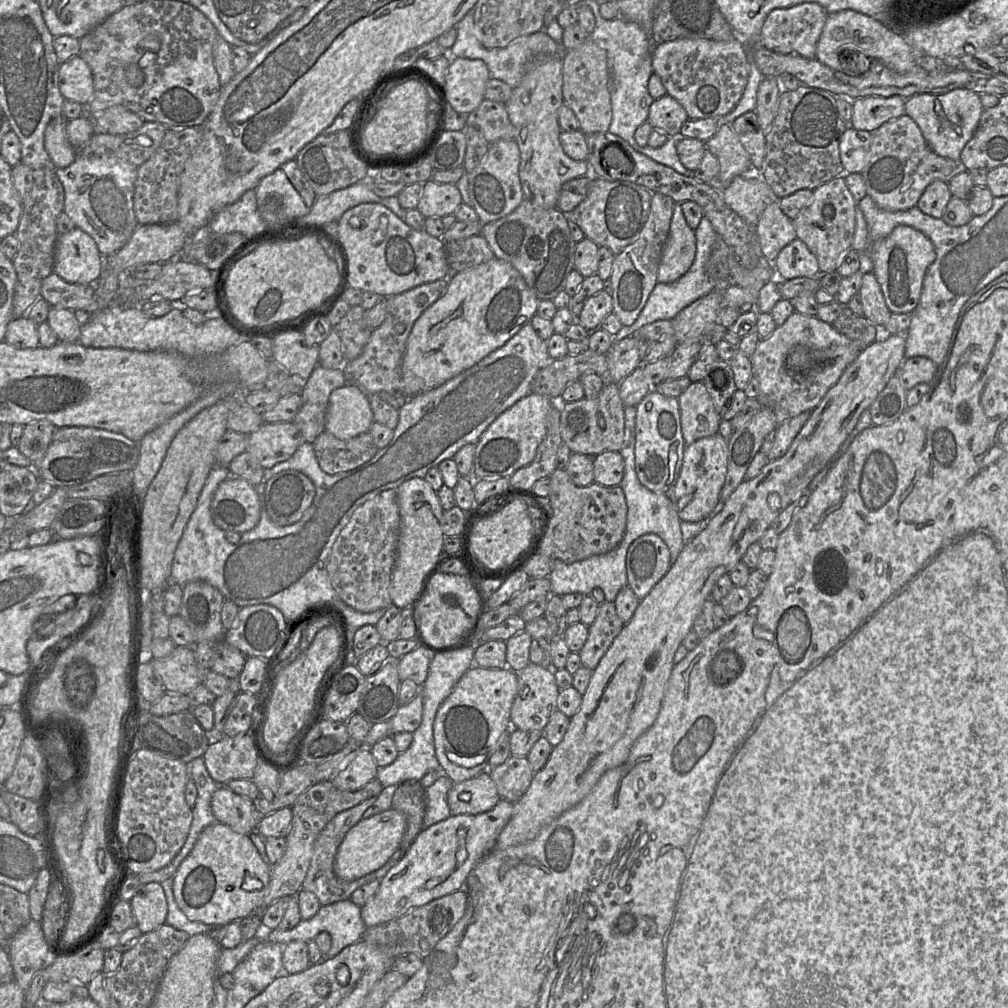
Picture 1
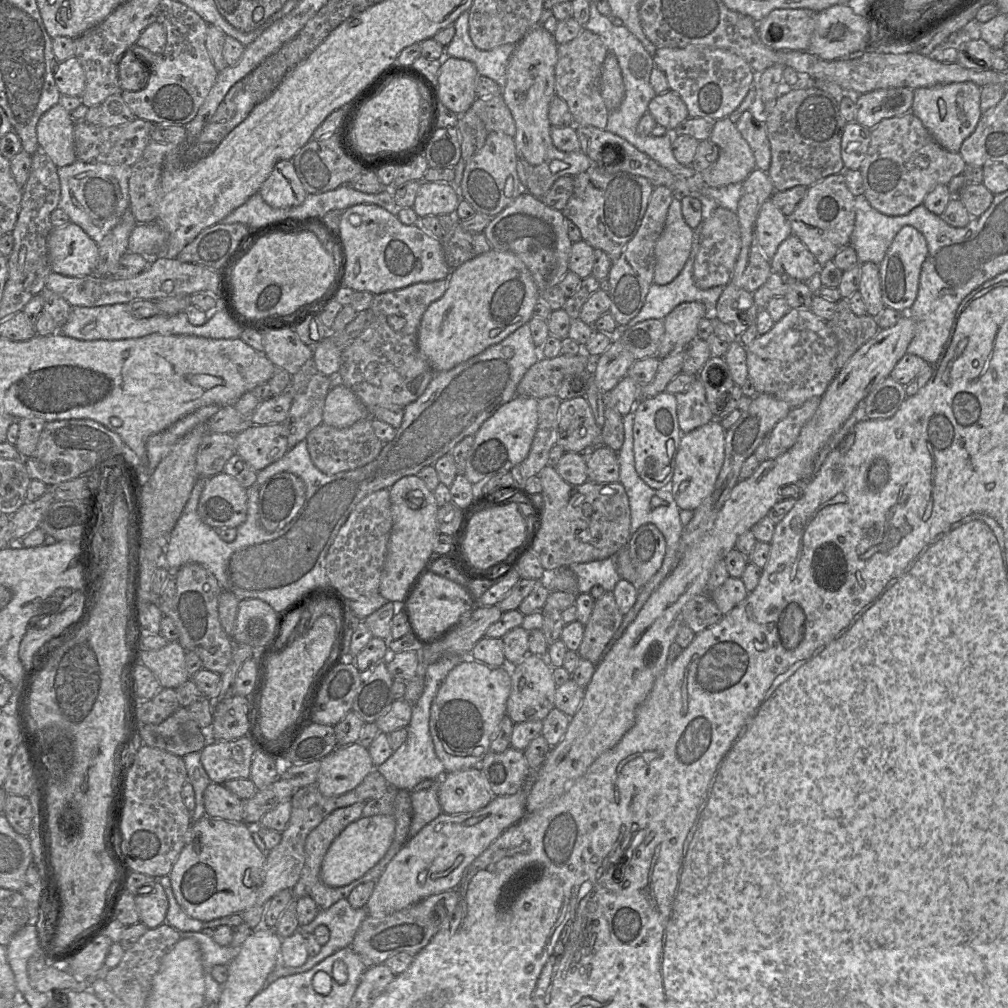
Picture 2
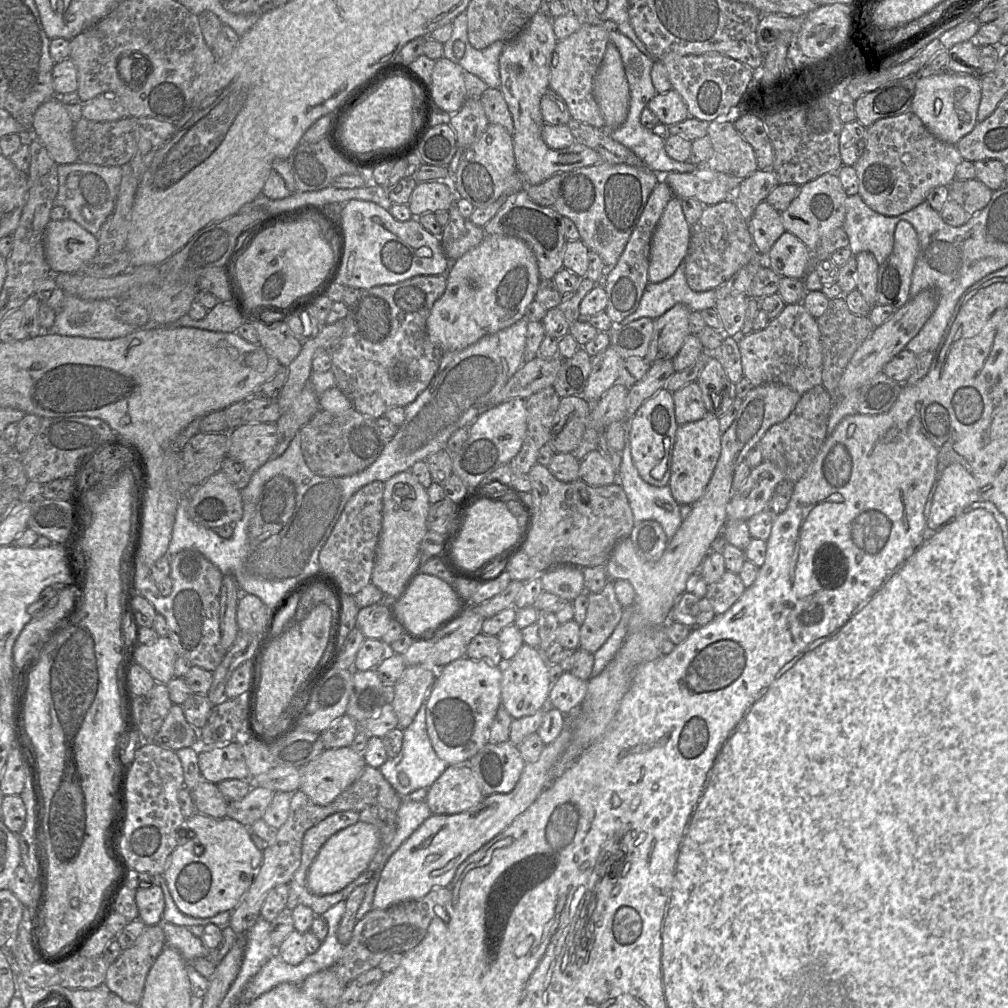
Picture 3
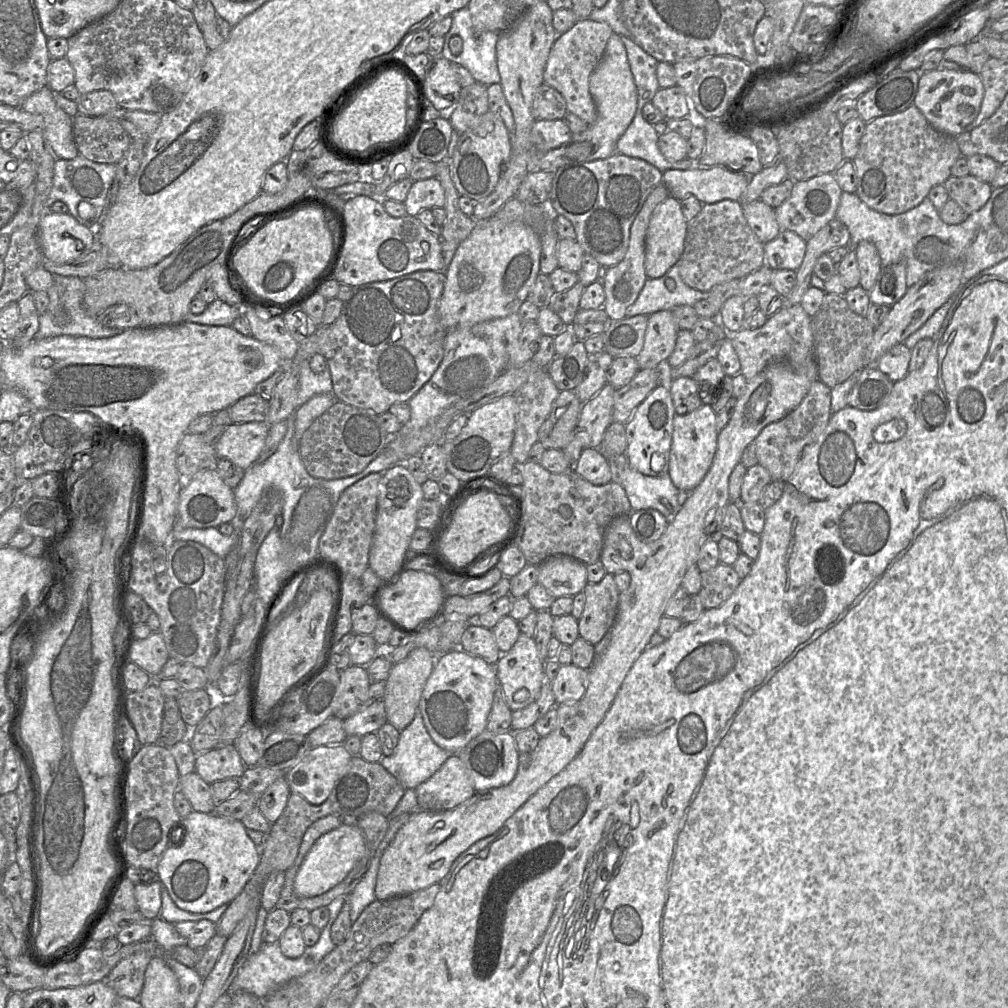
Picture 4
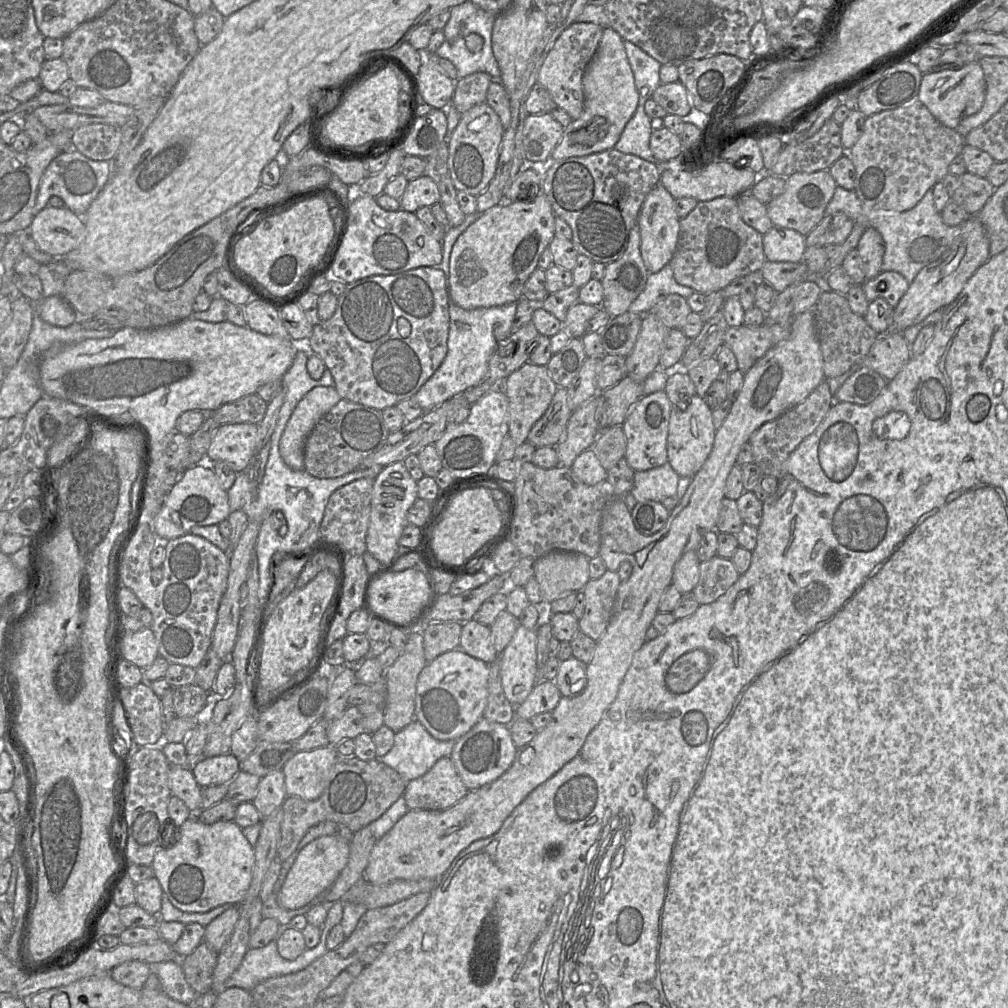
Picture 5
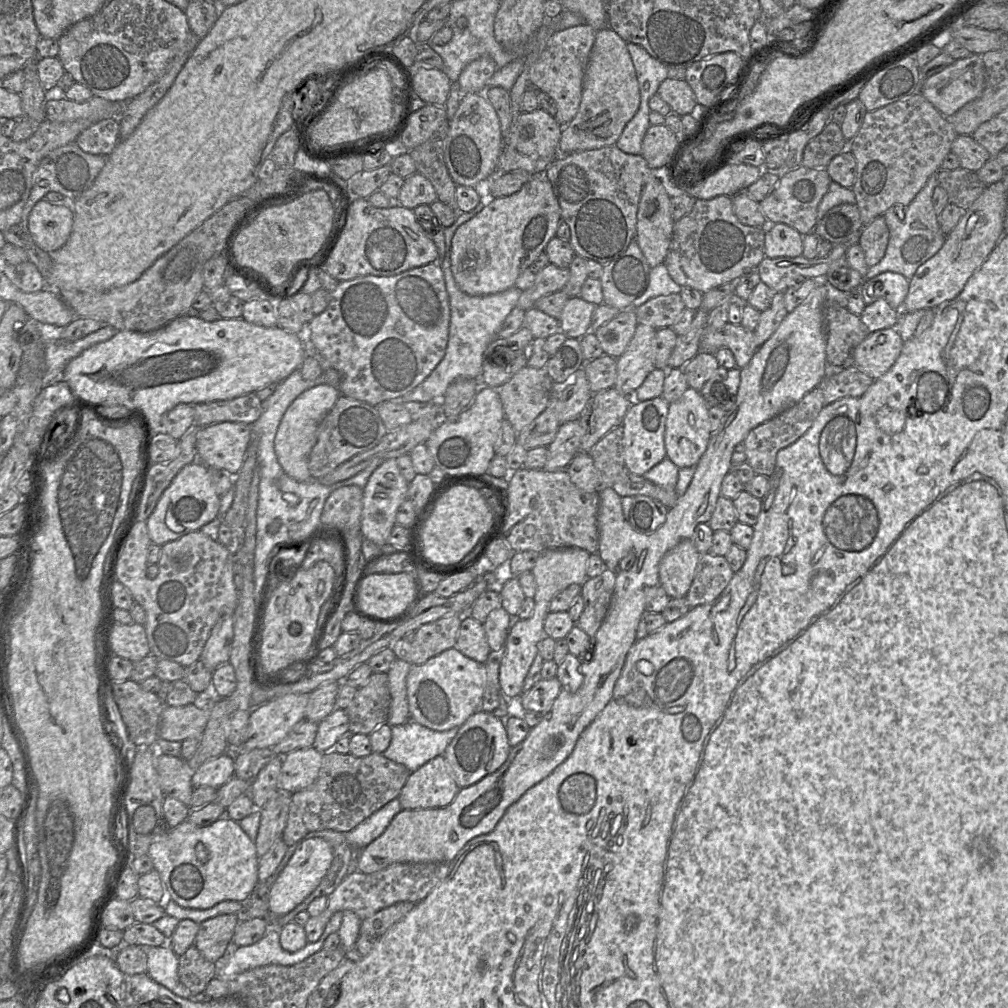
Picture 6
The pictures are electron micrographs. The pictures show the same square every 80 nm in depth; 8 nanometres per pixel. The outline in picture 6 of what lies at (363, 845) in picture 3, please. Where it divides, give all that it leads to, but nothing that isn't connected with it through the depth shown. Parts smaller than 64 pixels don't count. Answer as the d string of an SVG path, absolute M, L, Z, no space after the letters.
M314 837L300 841L287 866L269 889L268 903L270 911L276 916L283 916L302 903L320 884L332 861L332 847L324 839Z

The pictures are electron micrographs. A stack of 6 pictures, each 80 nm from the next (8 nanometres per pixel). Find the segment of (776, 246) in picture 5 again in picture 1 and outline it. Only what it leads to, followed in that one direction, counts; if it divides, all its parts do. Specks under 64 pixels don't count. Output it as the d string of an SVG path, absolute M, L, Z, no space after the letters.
M798 238L783 248L774 262L778 276L786 280L794 278L816 278L820 269L816 257Z

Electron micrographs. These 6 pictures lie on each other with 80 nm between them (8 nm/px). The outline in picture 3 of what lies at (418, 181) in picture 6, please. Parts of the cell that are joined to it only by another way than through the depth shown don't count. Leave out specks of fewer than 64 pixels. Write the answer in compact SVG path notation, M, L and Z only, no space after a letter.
M448 175L448 180L432 180L432 181L417 183L406 205L408 206L413 217L419 217L421 214L426 212L434 213L438 210L448 211L454 202L456 202L456 196L455 193L452 192L449 188L449 175Z

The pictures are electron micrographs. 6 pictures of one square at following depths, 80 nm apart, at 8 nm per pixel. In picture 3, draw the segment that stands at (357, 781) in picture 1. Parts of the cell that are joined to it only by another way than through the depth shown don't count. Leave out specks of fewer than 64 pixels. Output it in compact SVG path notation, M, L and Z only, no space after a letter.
M351 746L326 749L299 768L299 790L315 804L327 805L359 778L366 765L363 754Z

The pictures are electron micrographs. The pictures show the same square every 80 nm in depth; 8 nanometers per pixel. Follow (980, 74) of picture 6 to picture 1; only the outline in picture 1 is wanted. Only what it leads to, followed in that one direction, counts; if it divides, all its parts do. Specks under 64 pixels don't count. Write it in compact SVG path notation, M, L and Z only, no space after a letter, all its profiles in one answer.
M955 88L943 94L919 92L906 98L904 116L919 128L925 142L935 154L958 160L961 151L973 136L980 121L983 112L980 102L981 95L999 98L998 95L977 94L965 88Z

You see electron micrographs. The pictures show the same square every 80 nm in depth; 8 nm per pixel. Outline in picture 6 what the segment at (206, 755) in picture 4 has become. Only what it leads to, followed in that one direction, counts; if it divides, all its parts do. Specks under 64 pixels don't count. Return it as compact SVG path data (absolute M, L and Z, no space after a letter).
M223 753L212 758L192 771L194 788L210 786L219 788L234 776L234 754Z

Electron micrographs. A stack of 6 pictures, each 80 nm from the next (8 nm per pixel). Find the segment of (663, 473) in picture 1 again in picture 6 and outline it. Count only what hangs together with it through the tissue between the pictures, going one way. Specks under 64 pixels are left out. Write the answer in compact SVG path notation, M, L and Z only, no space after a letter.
M662 397L646 401L634 401L626 412L621 427L623 429L624 467L642 476L663 461L666 455L664 435L669 403Z

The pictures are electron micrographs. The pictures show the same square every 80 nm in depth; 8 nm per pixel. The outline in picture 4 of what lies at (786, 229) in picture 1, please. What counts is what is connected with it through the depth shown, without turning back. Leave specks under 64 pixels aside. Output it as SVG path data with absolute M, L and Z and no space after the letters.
M760 199L742 204L743 215L762 244L775 239L782 230L777 222L775 209Z

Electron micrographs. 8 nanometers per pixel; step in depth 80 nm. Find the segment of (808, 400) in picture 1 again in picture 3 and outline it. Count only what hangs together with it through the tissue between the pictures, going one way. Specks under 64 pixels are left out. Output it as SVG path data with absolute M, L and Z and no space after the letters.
M787 304L767 327L738 336L743 375L754 386L780 384L800 394L822 385L823 354L817 320L802 304Z

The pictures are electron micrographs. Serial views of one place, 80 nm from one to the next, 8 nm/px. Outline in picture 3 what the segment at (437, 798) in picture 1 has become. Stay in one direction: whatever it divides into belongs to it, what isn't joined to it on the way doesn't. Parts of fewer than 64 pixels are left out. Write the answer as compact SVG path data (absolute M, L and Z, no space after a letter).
M402 798L402 804L396 811L395 835L386 847L387 856L391 856L400 845L432 815L425 801L416 802Z

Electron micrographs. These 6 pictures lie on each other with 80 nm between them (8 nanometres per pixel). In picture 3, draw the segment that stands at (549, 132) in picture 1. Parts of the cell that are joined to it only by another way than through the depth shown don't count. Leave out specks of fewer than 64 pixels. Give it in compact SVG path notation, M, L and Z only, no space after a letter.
M539 9L520 34L506 42L499 58L500 90L514 124L513 148L516 168L526 185L537 185L557 173L597 165L602 161L595 150L578 142L564 149L553 150L542 139L544 120L540 102L549 88L551 61L557 41L552 18Z

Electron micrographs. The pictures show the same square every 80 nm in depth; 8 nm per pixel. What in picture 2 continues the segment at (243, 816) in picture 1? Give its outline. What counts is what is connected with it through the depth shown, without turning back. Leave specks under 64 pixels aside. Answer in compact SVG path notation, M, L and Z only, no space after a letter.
M211 783L204 791L206 815L231 822L243 822L243 800L224 785Z

